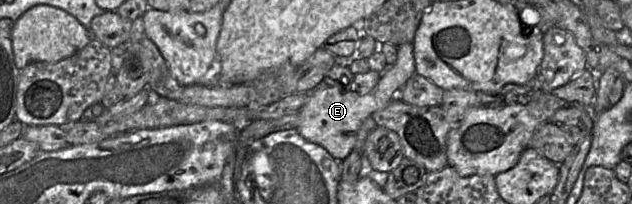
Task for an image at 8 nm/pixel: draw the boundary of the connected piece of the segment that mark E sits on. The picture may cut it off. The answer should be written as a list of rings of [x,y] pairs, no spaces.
[[[405,43],[398,46],[397,61],[382,72],[378,84],[368,94],[360,95],[352,90],[329,87],[325,82],[320,82],[308,94],[307,102],[299,110],[301,122],[297,130],[306,140],[324,147],[335,160],[343,161],[354,149],[358,130],[364,120],[395,99],[400,88],[414,74],[414,46],[413,43]]]

